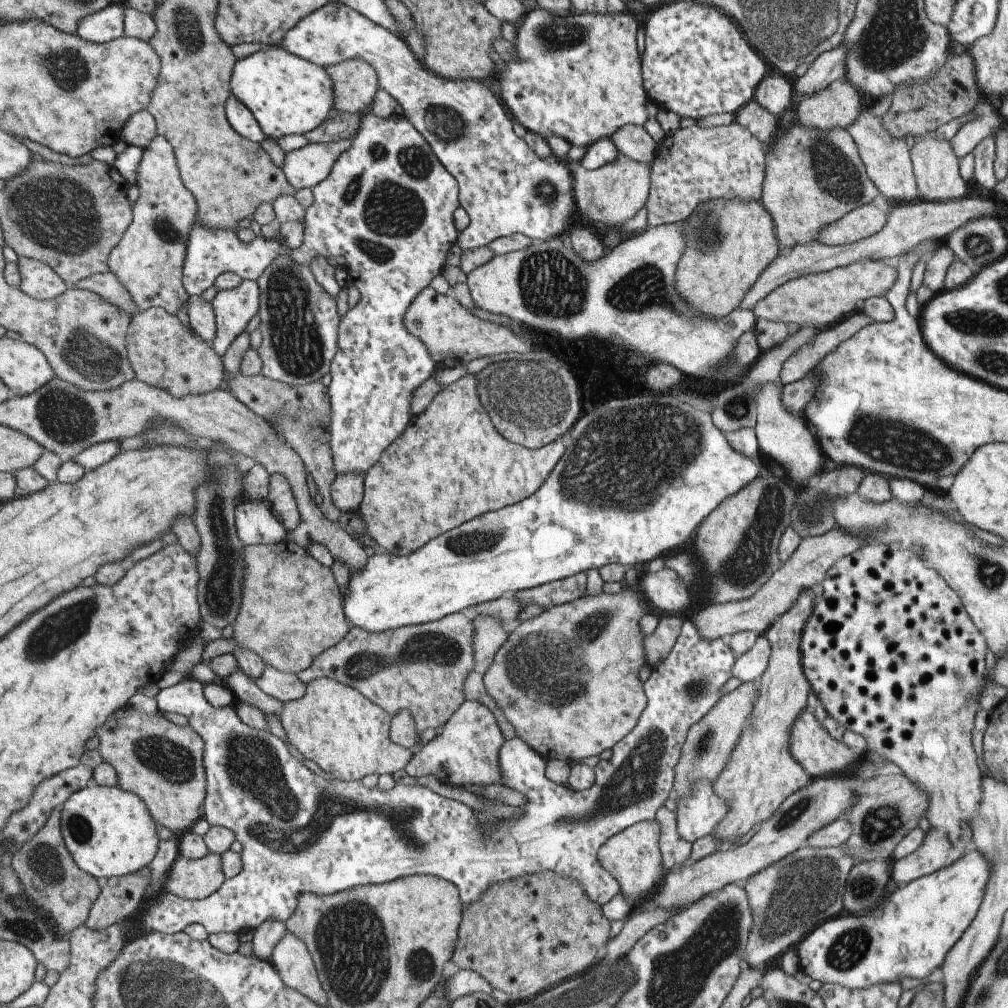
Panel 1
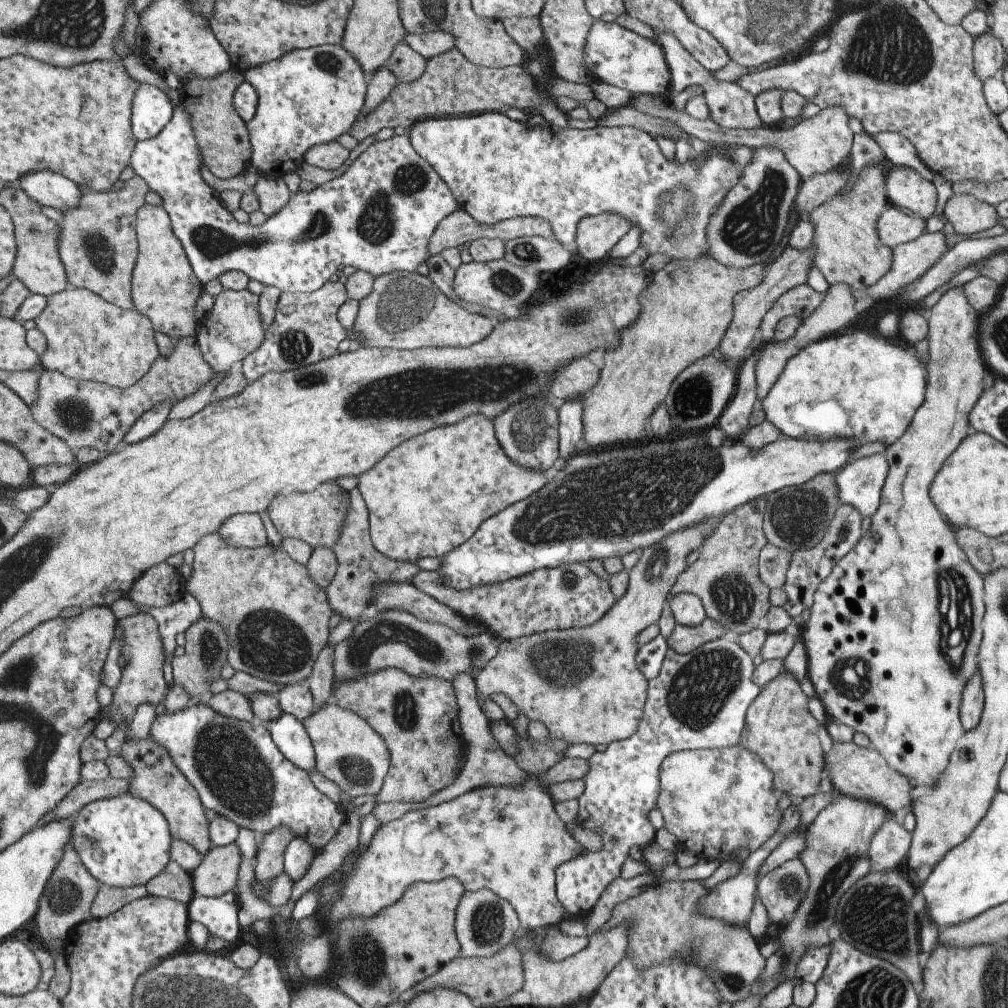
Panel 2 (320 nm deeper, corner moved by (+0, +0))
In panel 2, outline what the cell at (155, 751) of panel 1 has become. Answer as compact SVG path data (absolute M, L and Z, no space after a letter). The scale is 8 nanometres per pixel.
M147 736L139 741L123 741L118 754L132 768L128 793L135 798L147 801L153 808L156 808L167 821L170 837L186 842L203 857L210 849L208 822L203 815L205 808L195 789L171 762L167 751Z

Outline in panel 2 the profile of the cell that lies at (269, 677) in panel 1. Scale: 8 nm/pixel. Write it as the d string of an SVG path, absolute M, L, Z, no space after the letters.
M305 682L285 685L274 697L283 713L301 722L313 714L312 696Z

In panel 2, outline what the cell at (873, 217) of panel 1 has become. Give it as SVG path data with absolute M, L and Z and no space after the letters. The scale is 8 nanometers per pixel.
M888 204L884 207L876 222L876 233L881 243L892 249L895 245L900 245L910 240L915 240L925 231L925 221L917 215L903 214L897 210L895 205Z

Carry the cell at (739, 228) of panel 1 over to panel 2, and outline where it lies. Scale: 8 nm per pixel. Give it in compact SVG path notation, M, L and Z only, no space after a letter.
M703 255L699 259L692 261L685 259L669 261L663 268L654 272L650 287L640 294L639 316L631 327L622 330L618 345L612 351L605 352L603 355L603 367L598 372L598 382L595 383L593 388L590 391L587 391L582 398L582 433L587 448L599 448L599 446L607 448L611 446L611 444L619 444L619 442L639 442L639 440L643 440L643 436L645 436L645 420L649 418L649 414L651 414L657 406L662 404L673 379L684 368L692 365L696 360L711 354L713 349L718 348L718 344L722 339L723 333L725 332L732 315L732 300L734 299L734 296L739 291L749 290L756 284L759 284L759 281L763 278L765 266L766 265L753 265L749 268L739 270L738 268L723 266L723 264L715 262L711 257Z

